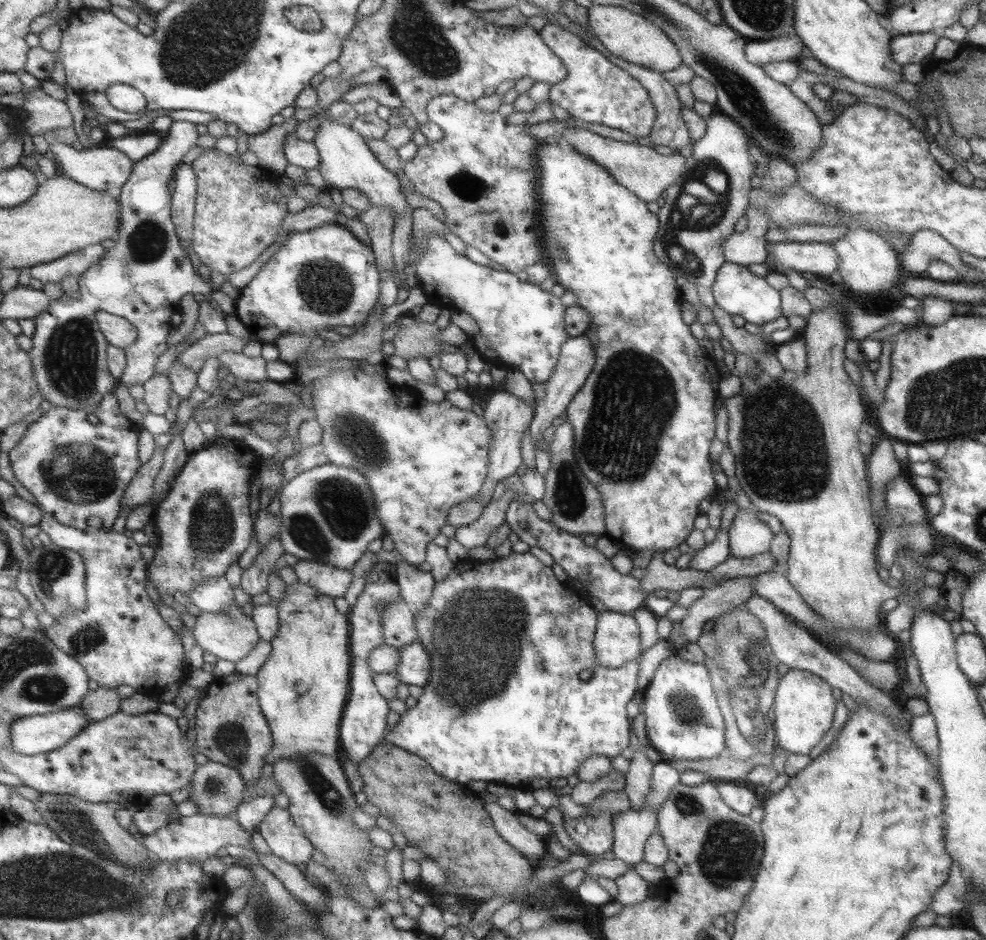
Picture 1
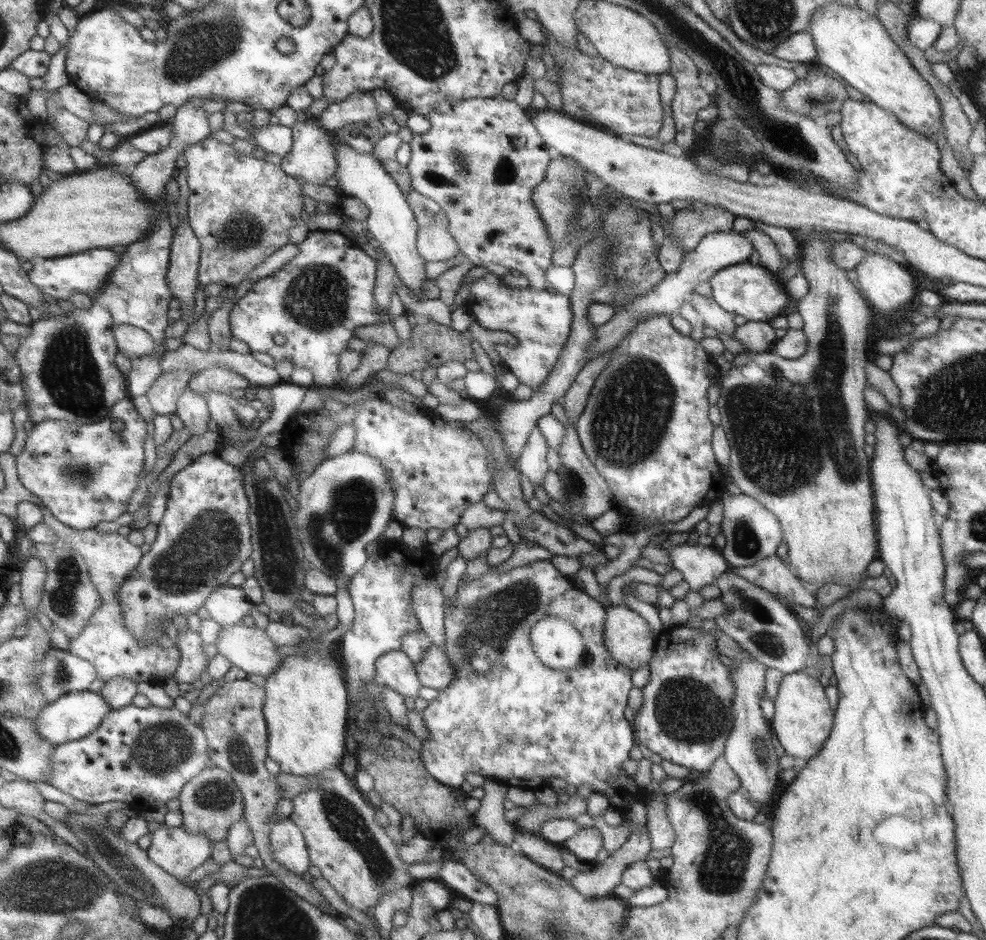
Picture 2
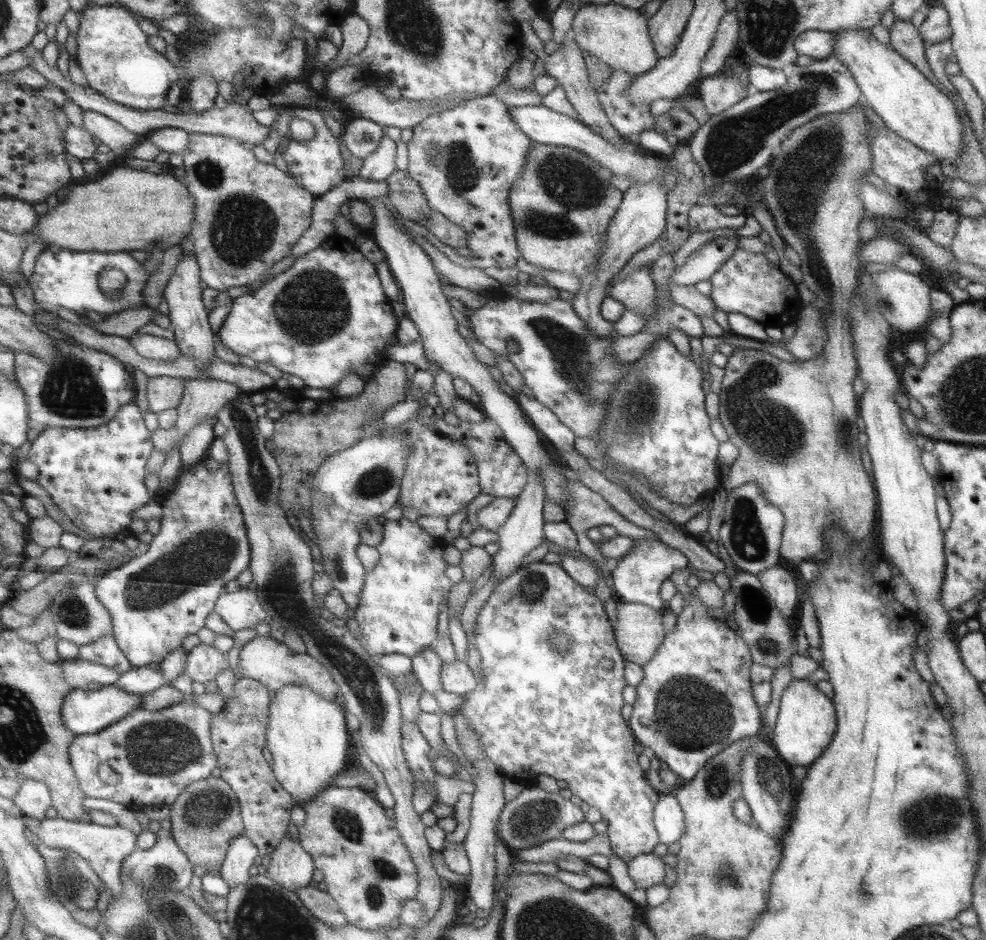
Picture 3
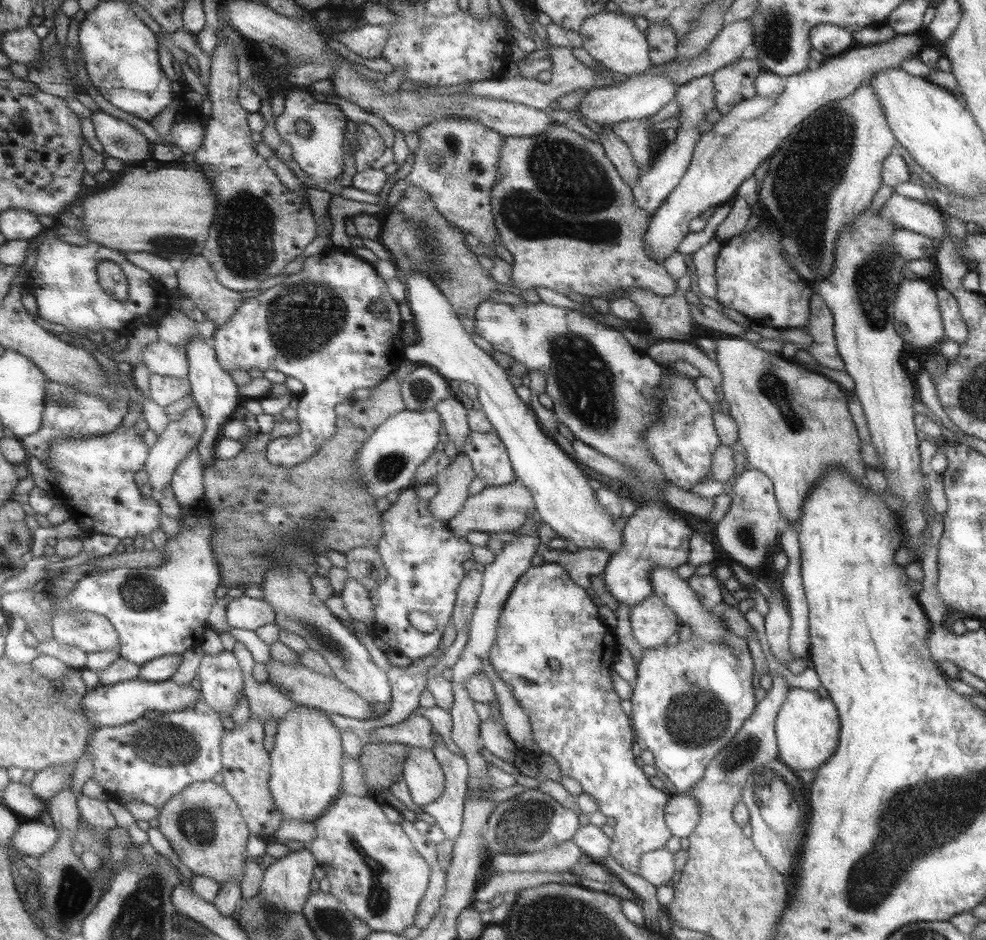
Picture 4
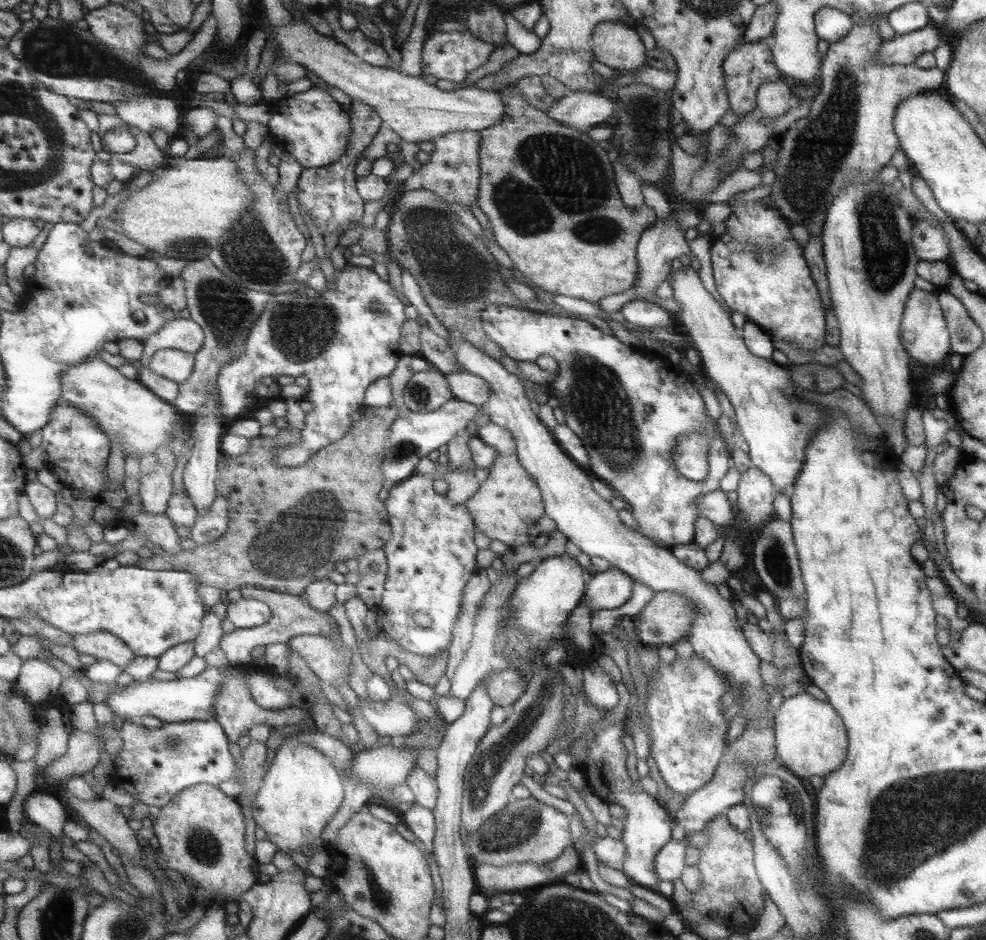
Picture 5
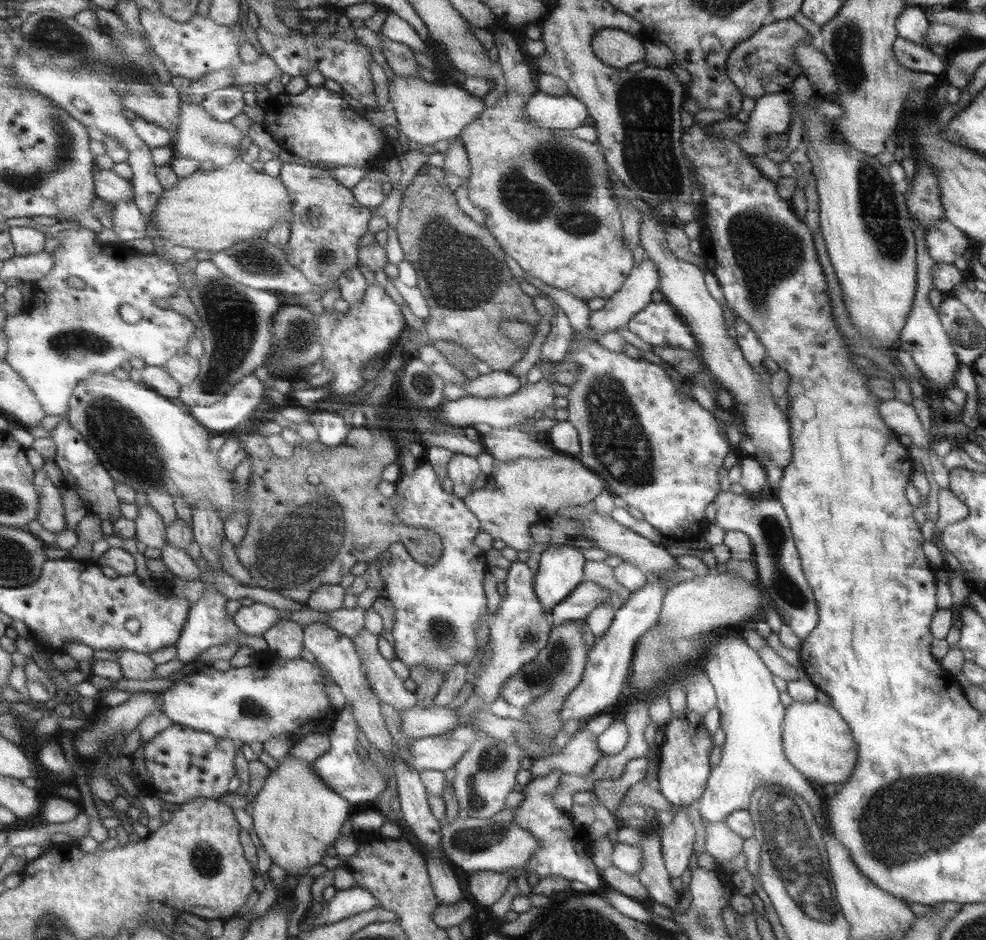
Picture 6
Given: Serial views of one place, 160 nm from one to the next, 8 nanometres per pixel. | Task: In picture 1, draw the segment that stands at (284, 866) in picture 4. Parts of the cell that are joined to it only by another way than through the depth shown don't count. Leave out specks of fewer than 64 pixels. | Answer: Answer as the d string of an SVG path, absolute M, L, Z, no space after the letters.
M271 808L258 824L255 835L266 842L271 854L291 865L306 864L313 852L312 844L285 808Z

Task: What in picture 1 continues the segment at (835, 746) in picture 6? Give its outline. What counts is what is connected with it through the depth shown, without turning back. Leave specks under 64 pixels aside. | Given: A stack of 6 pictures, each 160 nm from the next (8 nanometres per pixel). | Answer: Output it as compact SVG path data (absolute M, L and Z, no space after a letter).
M789 669L777 683L774 701L771 706L773 734L776 744L783 750L793 754L809 754L813 746L817 746L823 735L831 728L835 695L830 684L805 670Z

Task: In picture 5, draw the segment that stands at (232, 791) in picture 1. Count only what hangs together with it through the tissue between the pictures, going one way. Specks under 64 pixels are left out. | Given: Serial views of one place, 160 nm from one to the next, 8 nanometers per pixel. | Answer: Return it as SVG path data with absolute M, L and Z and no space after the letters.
M199 783L180 790L165 806L159 809L152 823L154 836L158 840L159 849L155 850L160 859L161 868L165 865L179 876L186 876L192 884L200 886L212 902L224 903L229 896L237 896L247 892L258 882L257 864L243 847L243 815L236 797L221 793L210 784Z

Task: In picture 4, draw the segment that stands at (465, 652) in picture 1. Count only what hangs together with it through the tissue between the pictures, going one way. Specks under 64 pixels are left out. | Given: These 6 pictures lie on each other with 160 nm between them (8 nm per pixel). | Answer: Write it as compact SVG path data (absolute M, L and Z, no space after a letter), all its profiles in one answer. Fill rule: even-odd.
M549 561L530 566L517 579L505 605L501 607L495 641L487 655L488 664L510 686L515 700L525 710L531 737L541 754L550 754L559 765L561 774L579 782L582 792L594 798L597 810L616 820L613 836L610 837L610 856L625 871L638 874L642 854L664 848L665 842L671 838L664 819L669 793L651 787L647 776L633 760L635 756L631 747L635 736L631 720L621 711L620 699L613 691L609 677L619 645L613 627L606 626L600 620L595 602L569 578L565 567L559 563ZM549 660L557 661L557 671L547 666Z

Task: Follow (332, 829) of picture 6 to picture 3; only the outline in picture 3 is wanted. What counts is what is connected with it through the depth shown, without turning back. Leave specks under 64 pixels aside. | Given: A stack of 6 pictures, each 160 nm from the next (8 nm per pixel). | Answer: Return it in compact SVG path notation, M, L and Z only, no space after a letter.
M286 684L282 686L268 706L266 727L266 747L272 756L270 767L274 772L276 782L287 794L290 794L295 804L302 806L315 798L321 790L327 788L332 778L347 767L349 753L347 747L351 744L351 736L345 725L344 709L337 706L306 686Z

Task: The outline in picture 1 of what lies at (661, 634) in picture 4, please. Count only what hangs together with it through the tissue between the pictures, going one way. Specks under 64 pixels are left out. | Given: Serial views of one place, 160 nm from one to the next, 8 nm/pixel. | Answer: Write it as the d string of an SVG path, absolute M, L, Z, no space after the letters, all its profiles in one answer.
M605 609L598 613L592 641L593 656L599 666L615 669L640 661L641 642L637 622L631 614Z

